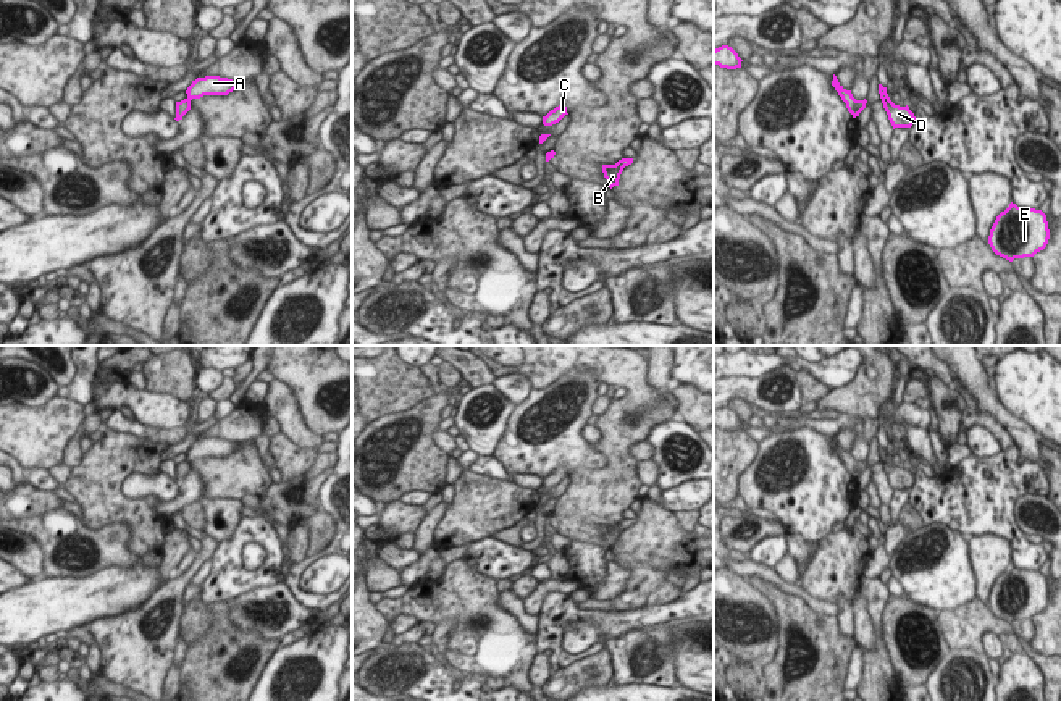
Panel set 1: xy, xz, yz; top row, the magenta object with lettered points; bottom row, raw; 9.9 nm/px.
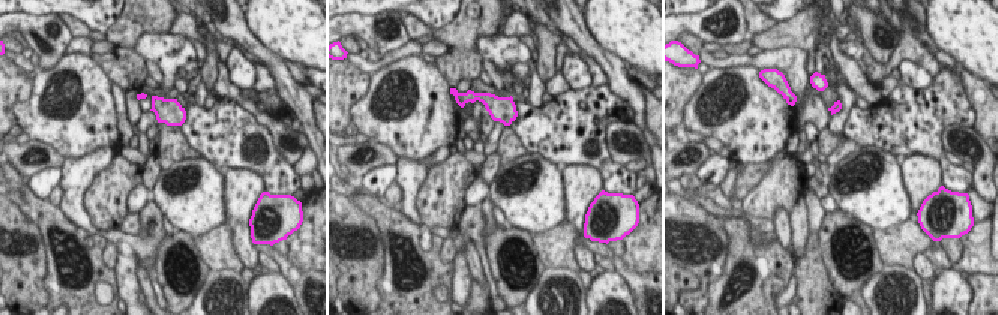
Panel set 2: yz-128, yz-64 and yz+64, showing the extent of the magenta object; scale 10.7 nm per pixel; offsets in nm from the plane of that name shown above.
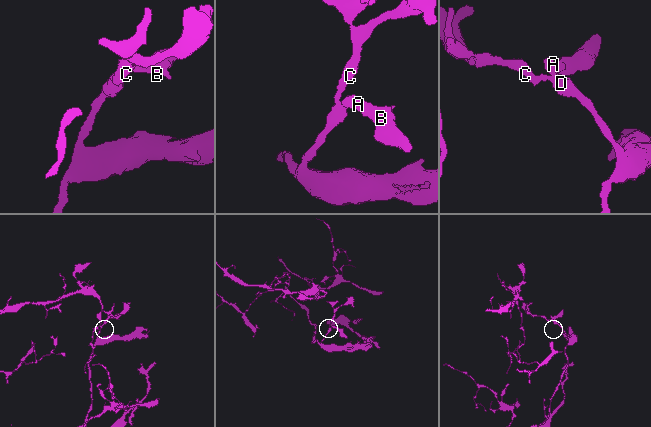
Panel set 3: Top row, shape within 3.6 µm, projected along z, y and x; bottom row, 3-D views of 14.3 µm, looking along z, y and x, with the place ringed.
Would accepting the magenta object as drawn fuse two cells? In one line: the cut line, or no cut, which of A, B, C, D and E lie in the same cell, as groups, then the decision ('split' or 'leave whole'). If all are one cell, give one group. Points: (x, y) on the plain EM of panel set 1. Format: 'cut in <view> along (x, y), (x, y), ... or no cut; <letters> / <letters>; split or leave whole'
cut in xy along (186, 461), (189, 462); A B / C D E; split

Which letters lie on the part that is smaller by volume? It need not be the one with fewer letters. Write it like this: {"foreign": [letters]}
{"foreign": ["A", "B"]}

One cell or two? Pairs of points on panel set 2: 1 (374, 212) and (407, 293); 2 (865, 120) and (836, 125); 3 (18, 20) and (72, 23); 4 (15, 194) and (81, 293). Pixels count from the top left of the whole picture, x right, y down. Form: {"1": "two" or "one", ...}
{"1": "one", "2": "two", "3": "two", "4": "one"}

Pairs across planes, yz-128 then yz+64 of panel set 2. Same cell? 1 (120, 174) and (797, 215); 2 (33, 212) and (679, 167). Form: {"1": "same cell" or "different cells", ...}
{"1": "different cells", "2": "different cells"}

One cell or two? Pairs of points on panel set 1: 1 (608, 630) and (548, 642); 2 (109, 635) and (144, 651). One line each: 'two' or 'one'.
1: one
2: one

